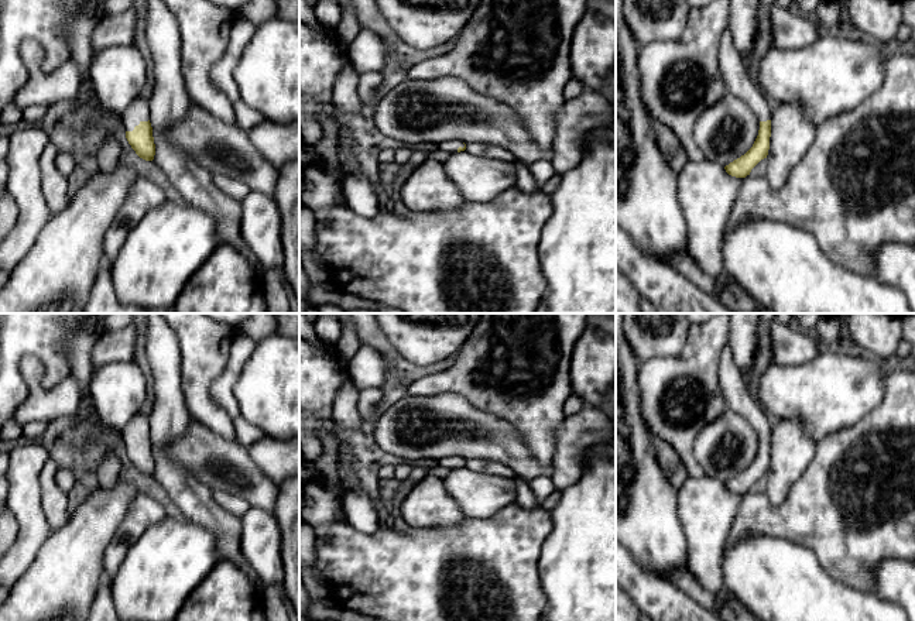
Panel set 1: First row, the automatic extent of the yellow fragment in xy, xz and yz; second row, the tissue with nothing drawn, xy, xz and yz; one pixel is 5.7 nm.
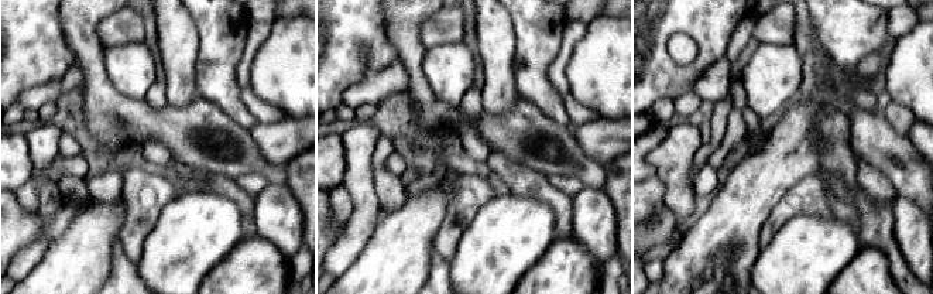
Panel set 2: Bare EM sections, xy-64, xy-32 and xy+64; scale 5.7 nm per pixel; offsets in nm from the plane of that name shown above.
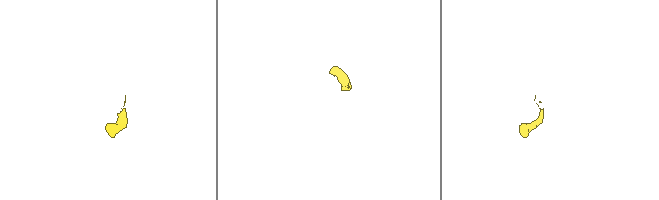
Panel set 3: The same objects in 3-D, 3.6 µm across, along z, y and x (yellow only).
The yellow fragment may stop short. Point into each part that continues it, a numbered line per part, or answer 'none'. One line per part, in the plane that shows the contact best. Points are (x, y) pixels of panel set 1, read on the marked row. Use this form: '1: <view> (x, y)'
1: xy (139, 110)

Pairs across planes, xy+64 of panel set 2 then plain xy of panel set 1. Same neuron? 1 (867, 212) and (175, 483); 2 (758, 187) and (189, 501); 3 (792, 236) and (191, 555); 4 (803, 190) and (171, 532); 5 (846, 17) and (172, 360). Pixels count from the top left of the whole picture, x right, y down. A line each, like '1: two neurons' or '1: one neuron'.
1: one neuron
2: two neurons
3: one neuron
4: two neurons
5: two neurons

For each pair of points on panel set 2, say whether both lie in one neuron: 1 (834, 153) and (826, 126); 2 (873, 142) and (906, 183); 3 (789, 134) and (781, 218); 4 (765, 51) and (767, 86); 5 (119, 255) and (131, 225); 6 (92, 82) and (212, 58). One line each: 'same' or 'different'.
1: same
2: same
3: different
4: same
5: different
6: different

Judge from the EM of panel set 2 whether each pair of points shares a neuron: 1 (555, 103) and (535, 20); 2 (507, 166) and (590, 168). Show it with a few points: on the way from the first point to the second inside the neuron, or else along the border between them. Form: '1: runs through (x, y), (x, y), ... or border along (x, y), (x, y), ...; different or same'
1: runs through (535, 82), (535, 41); same
2: border along (494, 150), (517, 163), (541, 171), (548, 178); different

